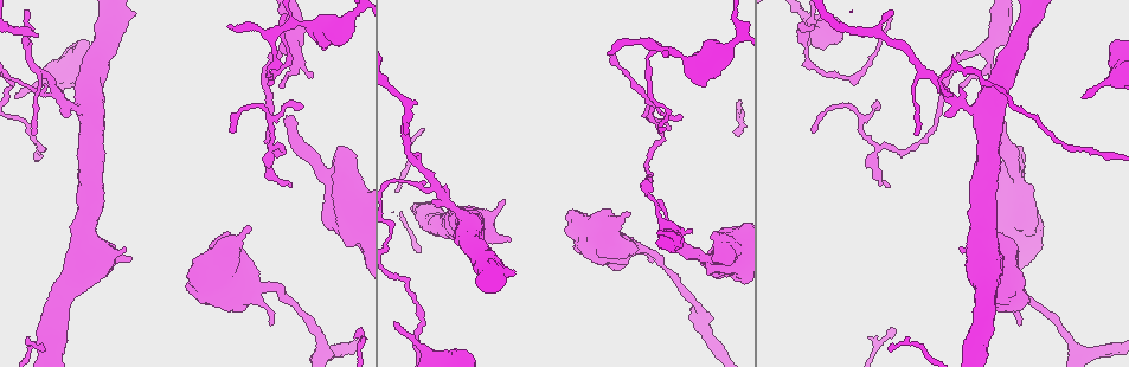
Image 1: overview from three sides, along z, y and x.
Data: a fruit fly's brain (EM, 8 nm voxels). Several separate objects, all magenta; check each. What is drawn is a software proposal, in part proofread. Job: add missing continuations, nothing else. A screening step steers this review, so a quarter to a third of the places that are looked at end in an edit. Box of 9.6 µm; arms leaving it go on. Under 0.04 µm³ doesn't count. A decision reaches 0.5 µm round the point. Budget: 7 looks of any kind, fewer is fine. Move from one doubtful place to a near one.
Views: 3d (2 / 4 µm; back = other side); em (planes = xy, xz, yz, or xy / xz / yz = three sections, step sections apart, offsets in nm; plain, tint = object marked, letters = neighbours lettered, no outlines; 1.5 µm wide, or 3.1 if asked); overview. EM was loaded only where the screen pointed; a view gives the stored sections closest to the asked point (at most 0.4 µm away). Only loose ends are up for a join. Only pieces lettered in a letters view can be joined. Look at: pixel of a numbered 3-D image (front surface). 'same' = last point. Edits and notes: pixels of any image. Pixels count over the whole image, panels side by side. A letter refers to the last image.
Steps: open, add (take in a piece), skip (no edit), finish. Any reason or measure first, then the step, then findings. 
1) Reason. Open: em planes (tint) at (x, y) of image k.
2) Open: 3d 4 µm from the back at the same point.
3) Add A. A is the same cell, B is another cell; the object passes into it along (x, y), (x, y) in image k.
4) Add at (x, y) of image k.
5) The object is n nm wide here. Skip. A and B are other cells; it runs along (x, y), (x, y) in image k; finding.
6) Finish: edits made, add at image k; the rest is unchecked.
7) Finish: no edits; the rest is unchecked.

Free end. Open: 3d 4 µm at (1019, 324) of image 1.

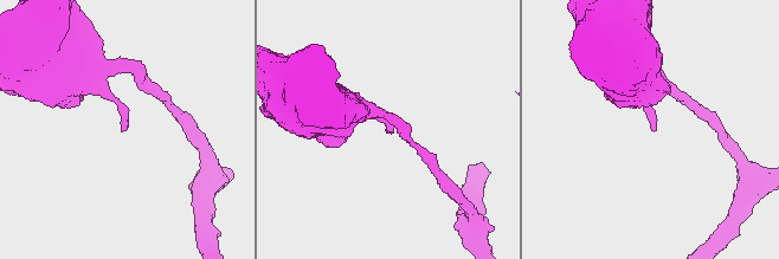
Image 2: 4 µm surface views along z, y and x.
Open: em planes (letters) at (123, 130) of image 2.

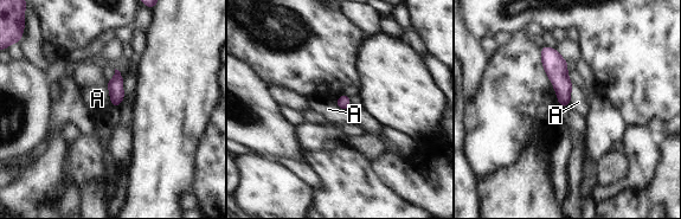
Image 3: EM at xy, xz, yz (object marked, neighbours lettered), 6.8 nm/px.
Skip. A is another cell; no lettered piece goes on from it.

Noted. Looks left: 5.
End of a long branch. Open: em planes (letters) at (286, 117) of image 1.

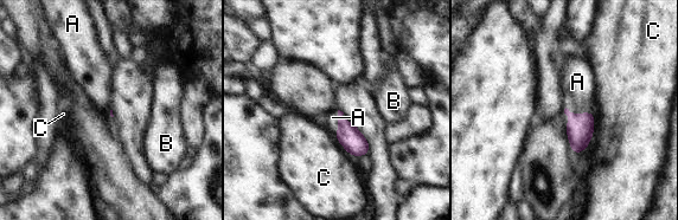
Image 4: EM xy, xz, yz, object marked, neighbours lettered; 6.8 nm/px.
Add A. A is the same cell, B and C are other cells; the object passes into it along (580, 130), (576, 114), (577, 82) in image 4; it goes on there.

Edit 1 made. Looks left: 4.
Thin end. Open: em planes (tint) at (228, 25) of image 1.

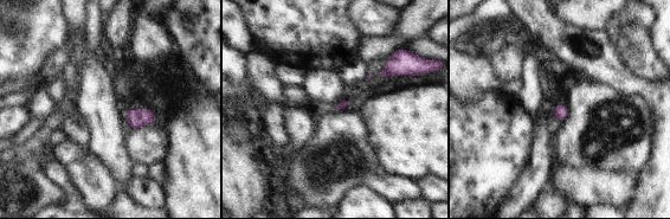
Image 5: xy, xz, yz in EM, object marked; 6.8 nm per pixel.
See the neighbours. Open: em planes (letters) at the same point.

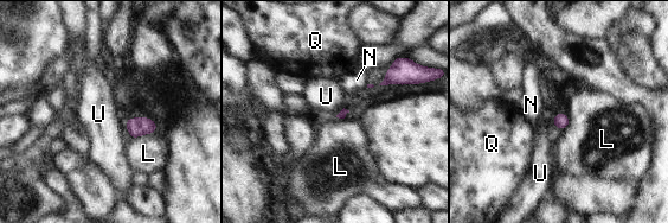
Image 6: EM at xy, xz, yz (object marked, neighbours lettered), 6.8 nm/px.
Skip. L, N, Q and U are other cells; no lettered piece goes on from it.

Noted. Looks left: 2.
Finish: edits made, add at image 4; the rest is unchecked.

